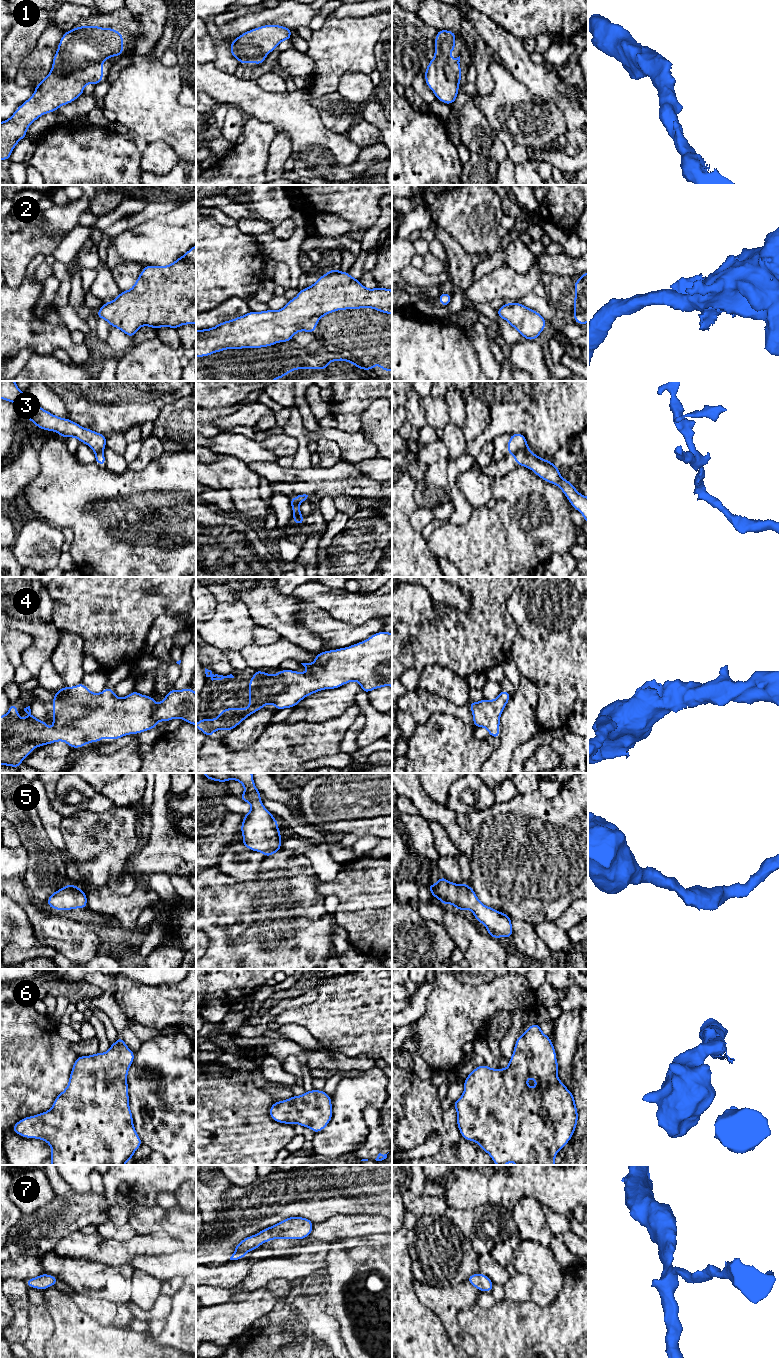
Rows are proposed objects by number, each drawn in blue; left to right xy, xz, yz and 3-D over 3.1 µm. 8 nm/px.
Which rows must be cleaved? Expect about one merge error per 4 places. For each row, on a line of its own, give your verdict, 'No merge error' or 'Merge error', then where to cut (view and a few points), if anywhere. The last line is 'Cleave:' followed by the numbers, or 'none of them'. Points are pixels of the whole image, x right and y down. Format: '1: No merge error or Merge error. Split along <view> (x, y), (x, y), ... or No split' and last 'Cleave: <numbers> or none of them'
1: No merge error. No split
2: No merge error. No split
3: Merge error. Split along yz (528, 449), (515, 454)
4: No merge error. No split
5: No merge error. No split
6: No merge error. No split
7: No merge error. No split
Cleave: 3

